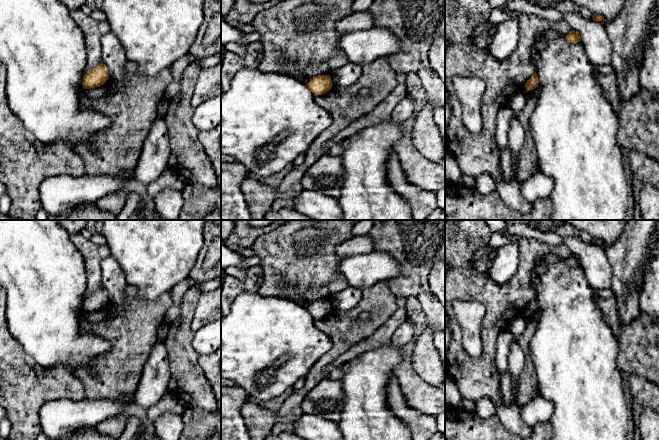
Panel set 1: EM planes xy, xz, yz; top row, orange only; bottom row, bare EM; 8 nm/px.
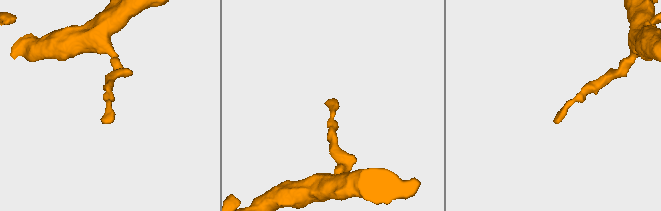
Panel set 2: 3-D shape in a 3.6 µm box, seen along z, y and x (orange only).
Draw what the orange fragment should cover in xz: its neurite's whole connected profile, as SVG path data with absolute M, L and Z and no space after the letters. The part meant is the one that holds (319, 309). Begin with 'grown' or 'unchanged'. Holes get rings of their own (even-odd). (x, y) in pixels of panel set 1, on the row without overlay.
unchanged | M330 299L315 300L306 309L314 320L325 318L333 310Z

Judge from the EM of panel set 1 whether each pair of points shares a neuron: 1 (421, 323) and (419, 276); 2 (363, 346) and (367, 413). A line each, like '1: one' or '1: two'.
1: two
2: two

